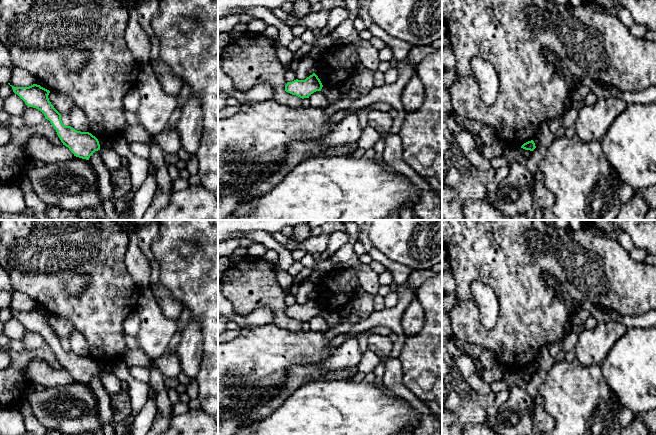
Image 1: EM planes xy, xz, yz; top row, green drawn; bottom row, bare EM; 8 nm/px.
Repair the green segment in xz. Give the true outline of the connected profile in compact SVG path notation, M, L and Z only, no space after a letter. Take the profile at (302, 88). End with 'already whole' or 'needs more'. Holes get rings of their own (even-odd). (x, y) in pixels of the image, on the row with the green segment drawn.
M313 73L305 80L296 79L292 82L287 82L285 91L304 99L309 98L309 96L316 91L321 91L322 87L323 85L320 79Z | already whole

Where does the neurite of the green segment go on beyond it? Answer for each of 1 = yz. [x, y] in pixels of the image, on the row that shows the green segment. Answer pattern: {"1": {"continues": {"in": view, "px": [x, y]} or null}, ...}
{"1": {"continues": null}}

